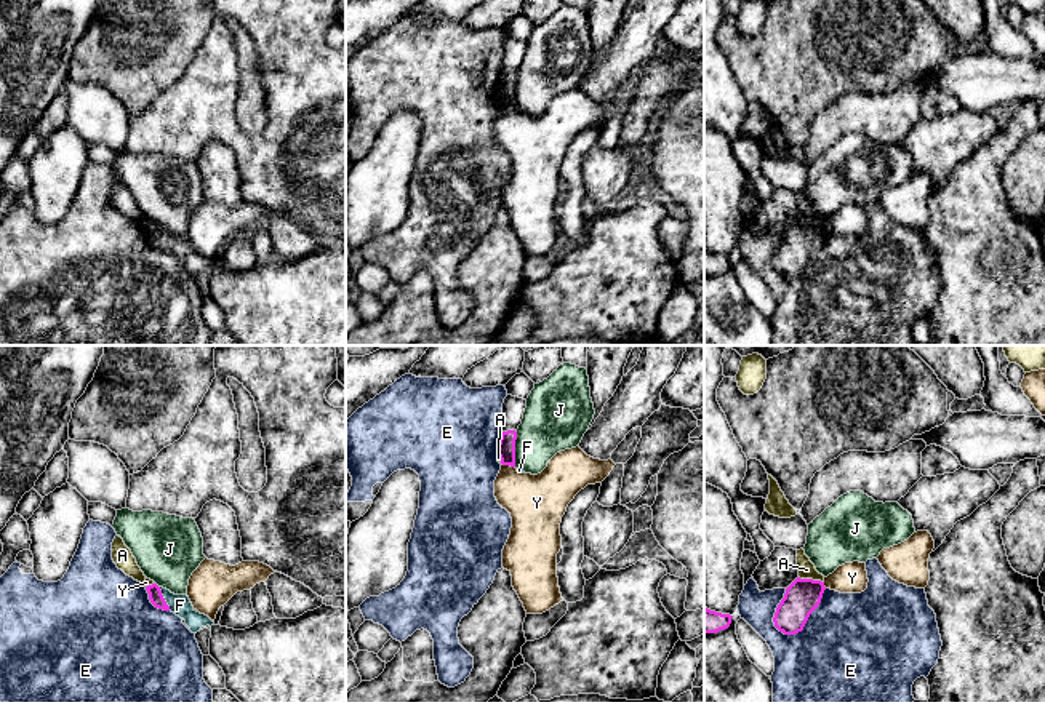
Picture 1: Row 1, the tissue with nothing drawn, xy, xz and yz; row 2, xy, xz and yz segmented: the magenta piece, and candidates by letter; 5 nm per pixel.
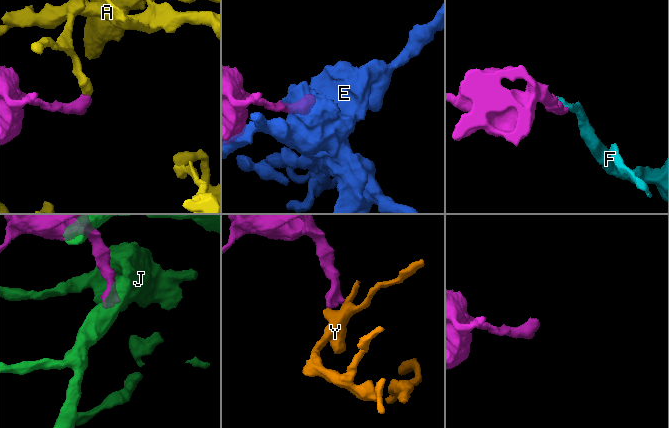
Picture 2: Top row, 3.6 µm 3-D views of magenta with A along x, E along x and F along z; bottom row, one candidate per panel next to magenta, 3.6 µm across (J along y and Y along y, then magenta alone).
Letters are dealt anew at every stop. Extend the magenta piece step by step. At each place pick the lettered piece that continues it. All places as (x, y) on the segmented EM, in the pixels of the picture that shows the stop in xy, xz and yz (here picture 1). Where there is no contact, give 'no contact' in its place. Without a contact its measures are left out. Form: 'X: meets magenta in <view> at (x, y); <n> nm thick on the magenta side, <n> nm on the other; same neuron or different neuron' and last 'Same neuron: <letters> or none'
A: meets magenta in yz at (812, 579); 180 nm thick on the magenta side, 90 nm on the other; different neuron
E: meets magenta in yz at (805, 622); 180 nm thick on the magenta side, 500 nm on the other; different neuron
F: meets magenta in xy at (164, 598); 70 nm thick on the magenta side, 100 nm on the other; same neuron
J: meets magenta in xz at (514, 448); 100 nm thick on the magenta side, 320 nm on the other; different neuron
Y: meets magenta in xz at (509, 464); 100 nm thick on the magenta side, 280 nm on the other; different neuron
Same neuron: F

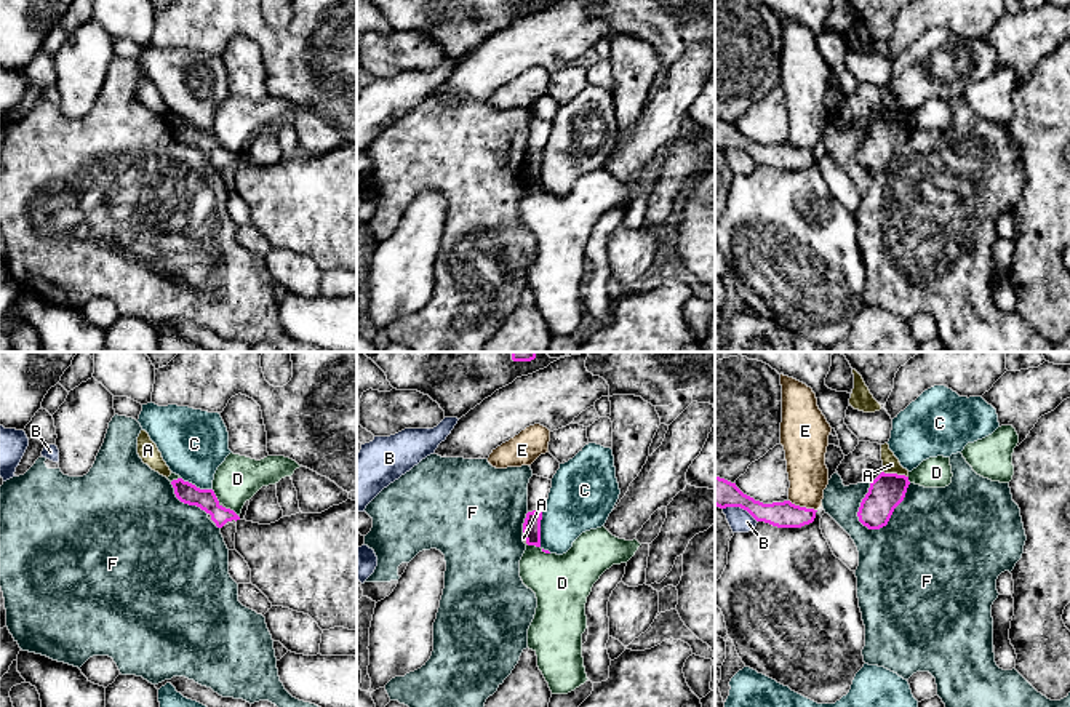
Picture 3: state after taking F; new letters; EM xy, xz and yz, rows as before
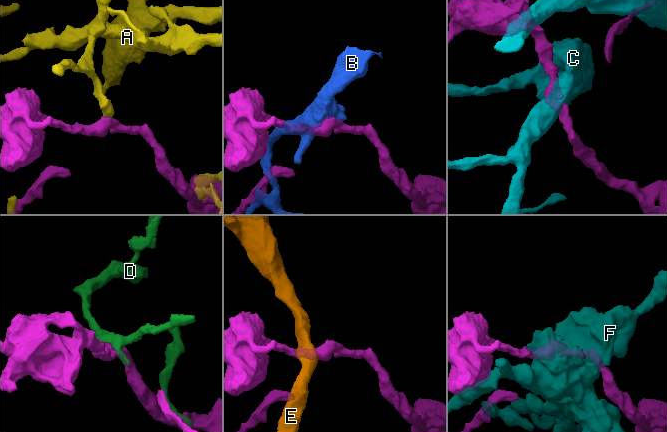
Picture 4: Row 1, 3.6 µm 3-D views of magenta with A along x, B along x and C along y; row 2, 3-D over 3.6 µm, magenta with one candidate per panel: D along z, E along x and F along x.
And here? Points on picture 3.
A: meets magenta in yz at (896, 474); 180 nm thick on the magenta side, 90 nm on the other; different neuron
B: meets magenta in yz at (741, 507); 140 nm thick on the magenta side, 120 nm on the other; different neuron
C: meets magenta in xz at (539, 533); 100 nm thick on the magenta side, 300 nm on the other; different neuron
D: meets magenta in xz at (539, 546); 100 nm thick on the magenta side, 280 nm on the other; different neuron
E: meets magenta in yz at (803, 507); 130 nm thick on the magenta side, 200 nm on the other; different neuron
F: meets magenta in yz at (890, 517); 180 nm thick on the magenta side, 500 nm on the other; different neuron
Same neuron: none

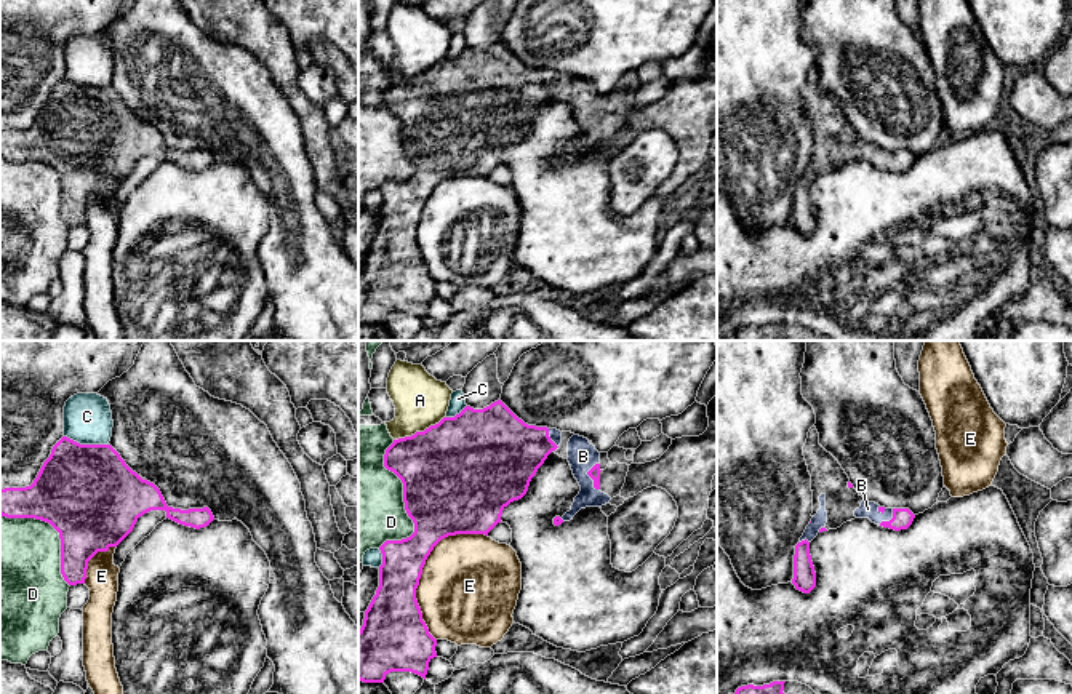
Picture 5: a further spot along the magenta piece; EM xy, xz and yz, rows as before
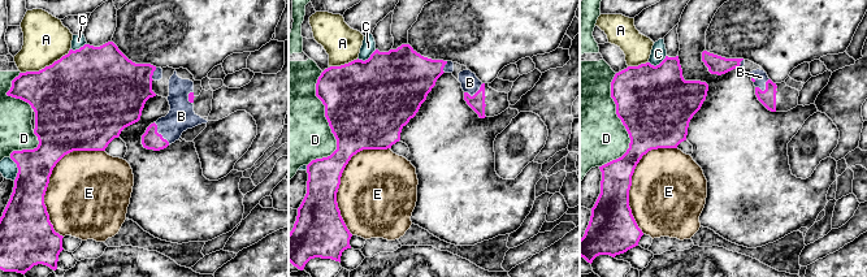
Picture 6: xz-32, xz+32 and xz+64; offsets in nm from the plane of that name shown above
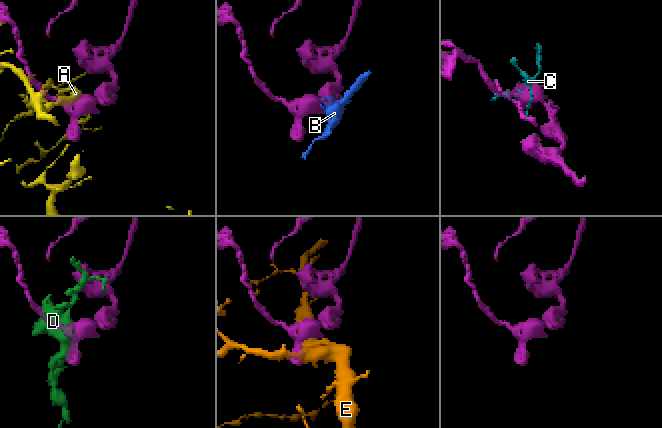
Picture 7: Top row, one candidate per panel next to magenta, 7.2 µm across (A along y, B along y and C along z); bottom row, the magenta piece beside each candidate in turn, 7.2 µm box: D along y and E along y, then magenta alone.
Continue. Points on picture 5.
A: meets magenta in xz at (420, 432); 500 nm thick on the magenta side, 260 nm on the other; different neuron
B: meets magenta in xz at (589, 475); 60 nm thick on the magenta side, 150 nm on the other; same neuron
C: meets magenta in xy at (87, 445); 480 nm thick on the magenta side, 240 nm on the other; different neuron
D: meets magenta in xz at (404, 501); 480 nm thick on the magenta side, 440 nm on the other; different neuron
E: meets magenta in xz at (421, 570); 260 nm thick on the magenta side, 480 nm on the other; different neuron
Same neuron: B

